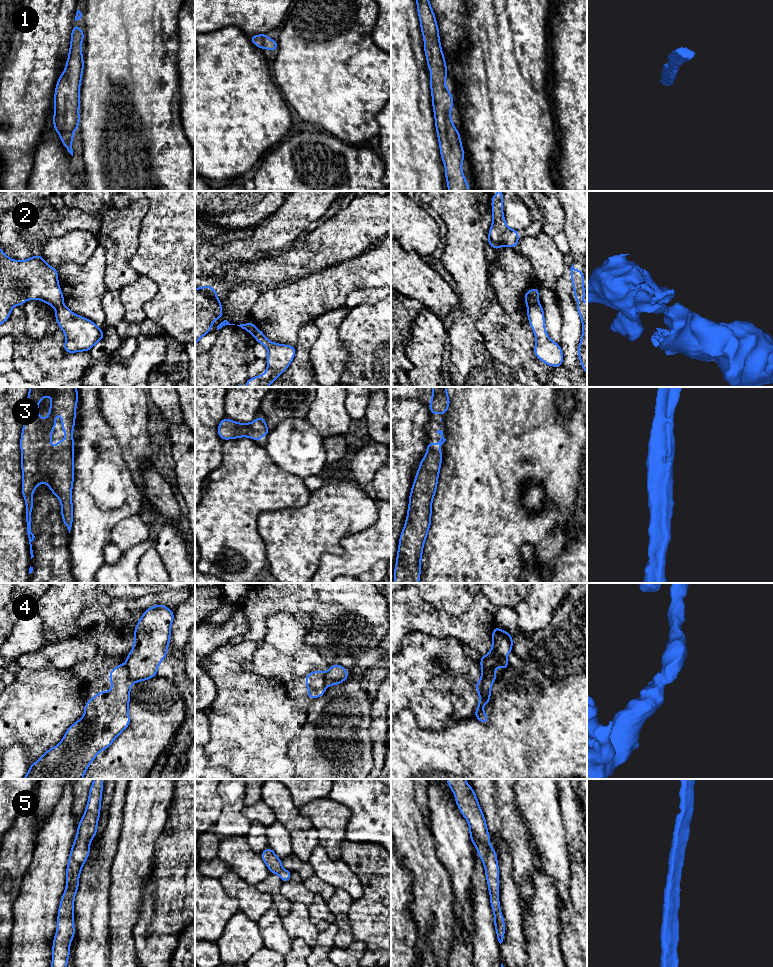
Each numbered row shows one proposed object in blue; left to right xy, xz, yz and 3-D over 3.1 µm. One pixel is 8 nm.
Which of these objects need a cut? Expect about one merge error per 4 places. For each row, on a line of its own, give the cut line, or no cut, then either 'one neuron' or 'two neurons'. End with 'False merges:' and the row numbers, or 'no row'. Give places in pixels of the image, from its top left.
1: cut none; one neuron
2: cut yz (538, 303), (528, 307); two neurons
3: cut none; one neuron
4: cut xy (124, 665), (131, 682); two neurons
5: cut none; one neuron
False merges: 2, 4

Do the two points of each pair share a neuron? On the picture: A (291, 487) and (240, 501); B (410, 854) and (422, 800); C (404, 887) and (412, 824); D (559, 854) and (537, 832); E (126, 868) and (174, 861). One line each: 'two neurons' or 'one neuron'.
A: one neuron
B: two neurons
C: two neurons
D: one neuron
E: two neurons

